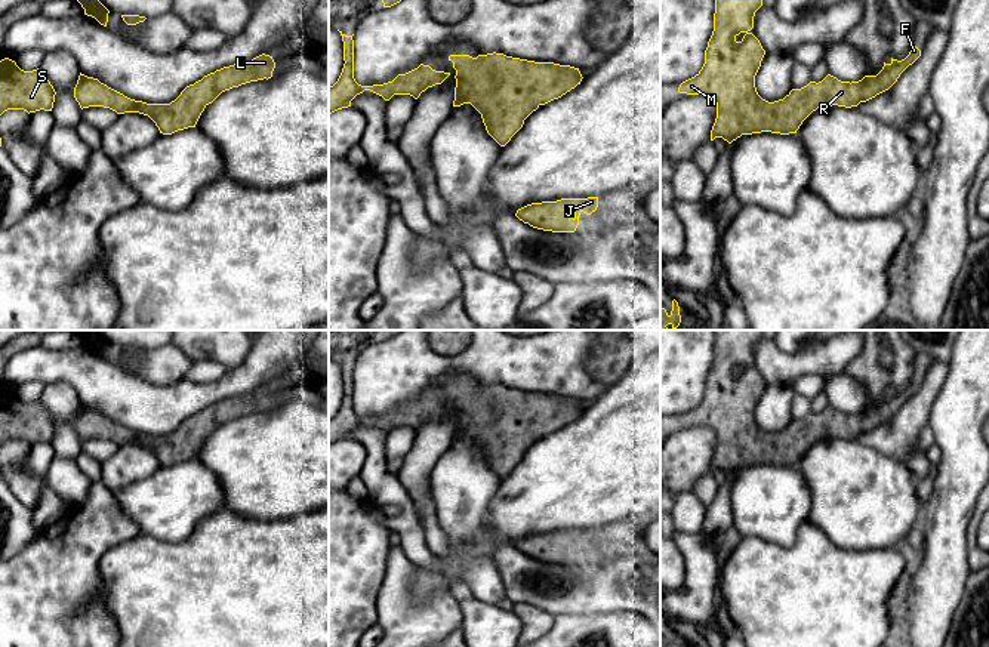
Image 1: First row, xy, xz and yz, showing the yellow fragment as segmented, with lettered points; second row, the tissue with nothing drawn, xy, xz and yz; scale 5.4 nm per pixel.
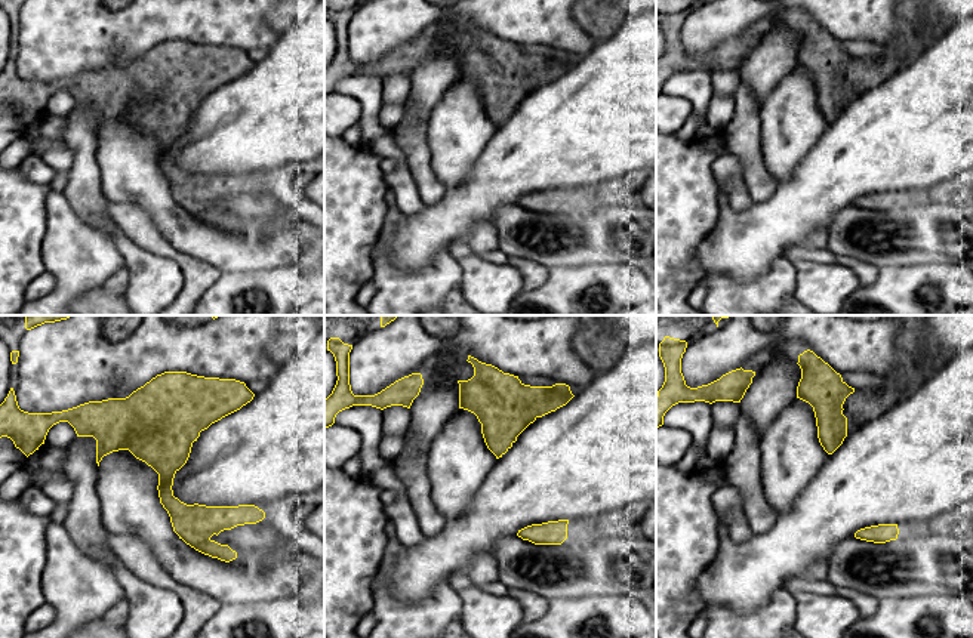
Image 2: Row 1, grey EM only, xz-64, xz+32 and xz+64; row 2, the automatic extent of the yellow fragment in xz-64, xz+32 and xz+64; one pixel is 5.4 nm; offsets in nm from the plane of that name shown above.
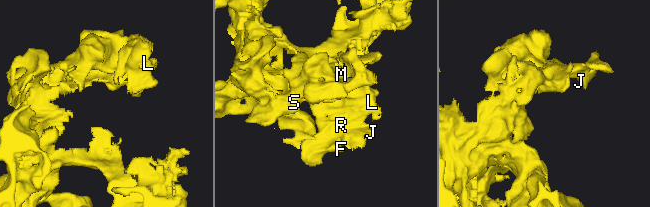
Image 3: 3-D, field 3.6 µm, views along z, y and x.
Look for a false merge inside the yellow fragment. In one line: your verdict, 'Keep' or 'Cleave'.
Keep

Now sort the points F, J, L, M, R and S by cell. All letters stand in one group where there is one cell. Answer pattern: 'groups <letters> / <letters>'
groups F J L M R S

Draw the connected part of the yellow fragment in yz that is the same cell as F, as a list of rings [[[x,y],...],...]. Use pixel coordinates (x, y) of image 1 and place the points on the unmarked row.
[[[715,330],[714,363],[705,382],[705,395],[678,419],[680,425],[705,425],[717,434],[711,472],[723,469],[731,475],[742,466],[797,465],[817,440],[851,440],[888,422],[921,388],[921,382],[912,376],[905,391],[891,389],[876,407],[850,415],[828,406],[819,415],[810,413],[801,420],[792,420],[783,431],[768,434],[755,419],[765,382],[751,364],[755,343],[761,338],[762,330]]]

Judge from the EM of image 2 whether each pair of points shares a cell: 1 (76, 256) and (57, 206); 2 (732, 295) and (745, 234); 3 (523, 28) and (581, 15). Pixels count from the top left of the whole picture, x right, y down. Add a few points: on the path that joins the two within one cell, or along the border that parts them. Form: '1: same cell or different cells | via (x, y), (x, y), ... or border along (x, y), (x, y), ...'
1: same cell | via (70, 244), (61, 218)
2: different cells | border along (769, 270), (751, 280), (711, 274), (705, 281)
3: different cells | border along (572, 15), (579, 25)

